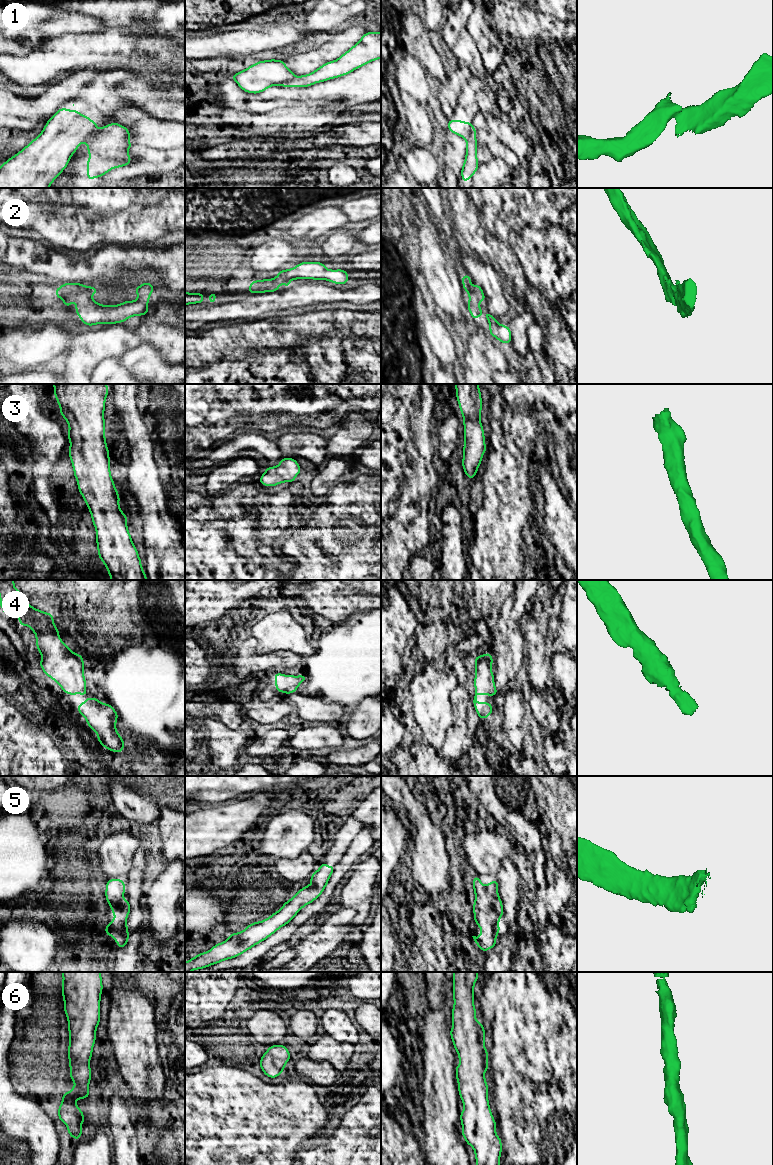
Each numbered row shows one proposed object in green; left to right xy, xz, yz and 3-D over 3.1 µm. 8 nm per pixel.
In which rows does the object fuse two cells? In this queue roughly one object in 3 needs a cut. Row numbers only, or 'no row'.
1

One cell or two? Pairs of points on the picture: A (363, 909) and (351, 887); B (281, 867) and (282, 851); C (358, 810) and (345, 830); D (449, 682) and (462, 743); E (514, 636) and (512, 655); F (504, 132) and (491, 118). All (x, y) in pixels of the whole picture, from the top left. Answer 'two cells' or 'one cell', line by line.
A: one cell
B: two cells
C: two cells
D: two cells
E: one cell
F: one cell

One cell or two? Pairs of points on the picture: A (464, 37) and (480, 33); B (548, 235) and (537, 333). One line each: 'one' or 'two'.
A: two
B: two

